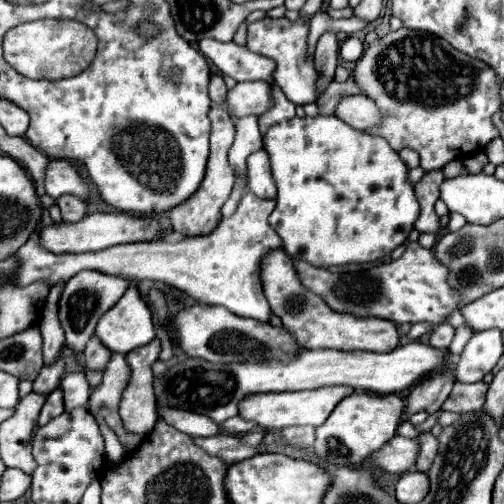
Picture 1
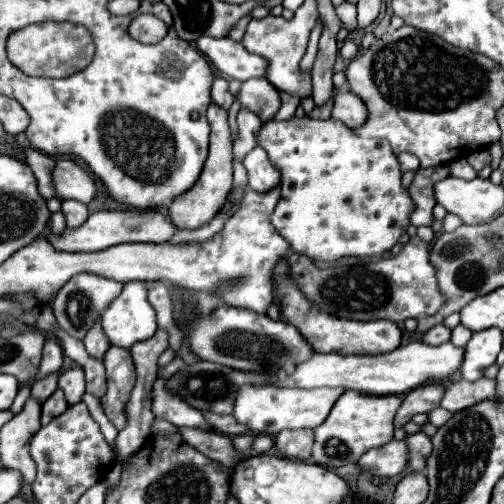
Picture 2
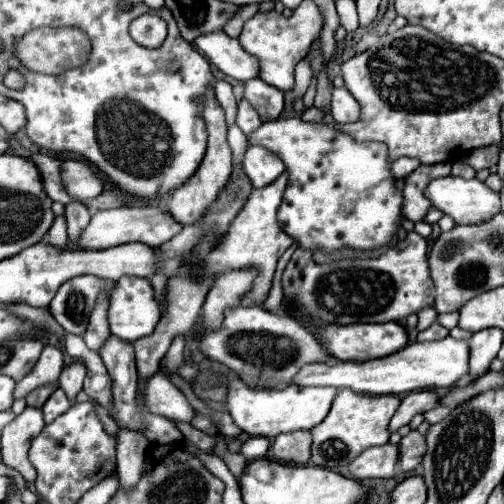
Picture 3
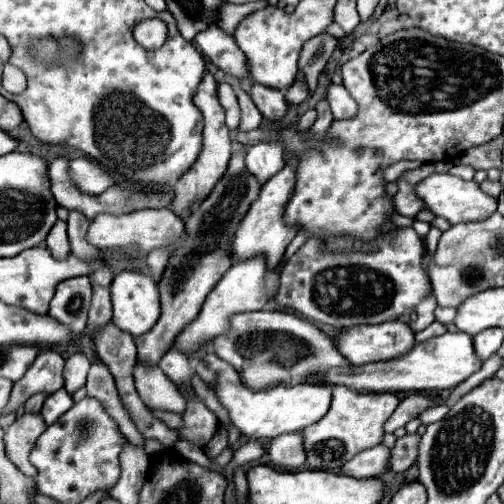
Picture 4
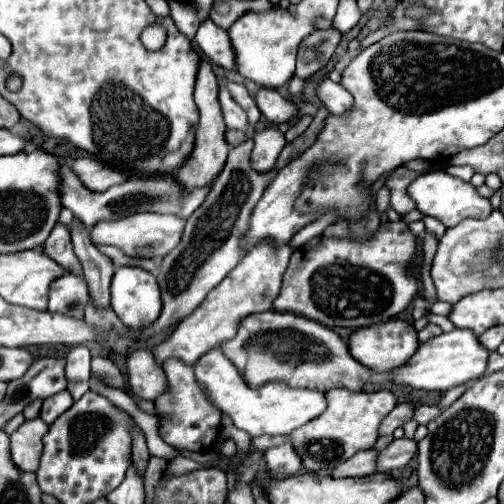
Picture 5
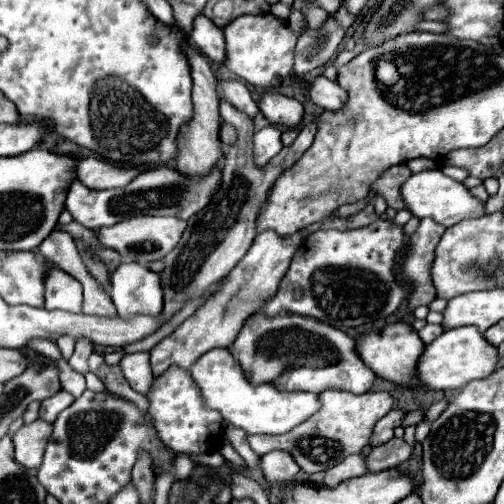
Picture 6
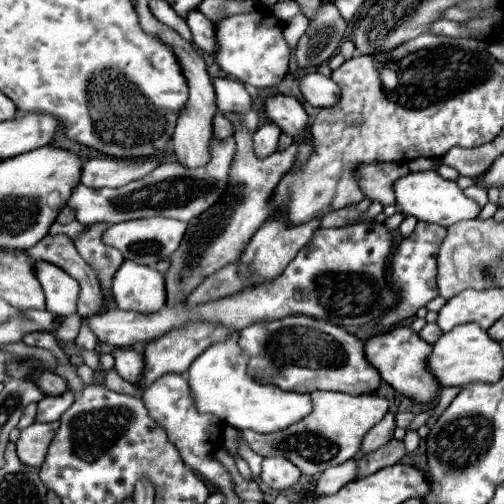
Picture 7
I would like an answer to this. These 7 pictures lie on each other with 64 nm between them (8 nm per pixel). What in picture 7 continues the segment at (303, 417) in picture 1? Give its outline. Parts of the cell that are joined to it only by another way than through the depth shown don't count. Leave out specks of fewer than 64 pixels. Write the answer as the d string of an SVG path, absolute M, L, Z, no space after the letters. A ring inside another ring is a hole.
M232 332L224 342L216 342L212 344L208 350L204 350L196 362L190 364L188 368L188 384L190 384L190 392L192 392L192 400L196 400L196 408L198 412L208 412L208 414L216 414L220 416L220 420L224 420L226 424L238 428L238 430L254 430L254 432L276 432L282 428L288 428L290 424L302 420L304 416L308 416L312 412L312 402L308 394L298 394L298 392L284 392L280 388L276 388L274 384L260 384L256 382L250 374L248 374L248 354L244 354L244 350L238 346L238 332Z

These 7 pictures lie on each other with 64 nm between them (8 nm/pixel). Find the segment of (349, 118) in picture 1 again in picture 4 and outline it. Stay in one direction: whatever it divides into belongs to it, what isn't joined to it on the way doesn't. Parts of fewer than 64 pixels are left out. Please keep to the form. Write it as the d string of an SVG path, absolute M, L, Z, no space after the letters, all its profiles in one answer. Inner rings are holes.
M330 84L328 92L326 92L326 100L328 100L330 110L332 110L332 114L334 114L336 120L352 118L356 114L356 110L358 110L354 98L348 94L348 90L344 86Z

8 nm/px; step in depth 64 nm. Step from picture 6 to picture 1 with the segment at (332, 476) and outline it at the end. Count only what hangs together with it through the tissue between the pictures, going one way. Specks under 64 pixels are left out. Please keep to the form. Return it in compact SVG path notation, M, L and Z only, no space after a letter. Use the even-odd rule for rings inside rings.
M394 436L388 444L384 444L378 452L372 452L368 458L374 466L378 466L384 472L390 474L404 474L414 468L416 454L418 454L418 442L412 438Z

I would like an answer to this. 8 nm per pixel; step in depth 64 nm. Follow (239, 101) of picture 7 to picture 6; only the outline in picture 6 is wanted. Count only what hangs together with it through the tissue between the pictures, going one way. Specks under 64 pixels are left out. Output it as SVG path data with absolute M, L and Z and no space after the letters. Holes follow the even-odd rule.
M222 80L220 82L220 98L224 102L232 104L234 108L240 108L250 118L254 118L256 112L258 112L258 106L252 100L248 88L242 82L238 82L238 80Z

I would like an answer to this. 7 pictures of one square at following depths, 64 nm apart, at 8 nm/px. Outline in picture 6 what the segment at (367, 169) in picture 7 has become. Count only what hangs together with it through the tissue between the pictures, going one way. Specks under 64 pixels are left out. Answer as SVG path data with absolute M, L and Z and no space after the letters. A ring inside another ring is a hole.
M396 164L392 168L386 168L376 182L370 186L370 190L378 196L384 196L386 204L394 210L404 208L404 202L400 200L400 184L410 176L410 168L406 164Z

